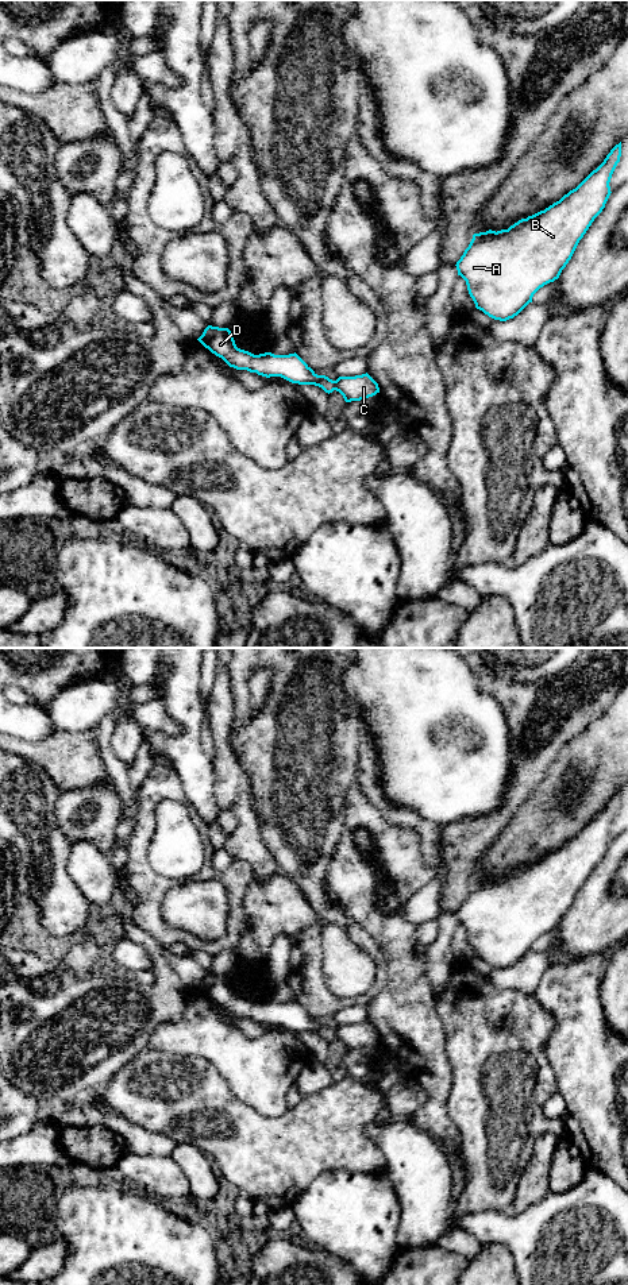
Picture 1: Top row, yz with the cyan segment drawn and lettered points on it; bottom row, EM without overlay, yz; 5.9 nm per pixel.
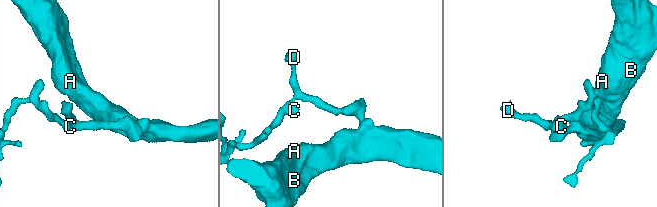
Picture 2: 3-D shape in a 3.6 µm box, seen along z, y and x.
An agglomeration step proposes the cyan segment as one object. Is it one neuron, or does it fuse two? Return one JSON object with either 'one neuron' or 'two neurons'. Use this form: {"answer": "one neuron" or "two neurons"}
{"answer": "one neuron"}

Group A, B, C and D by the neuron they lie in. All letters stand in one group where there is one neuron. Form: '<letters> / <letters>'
A B C D

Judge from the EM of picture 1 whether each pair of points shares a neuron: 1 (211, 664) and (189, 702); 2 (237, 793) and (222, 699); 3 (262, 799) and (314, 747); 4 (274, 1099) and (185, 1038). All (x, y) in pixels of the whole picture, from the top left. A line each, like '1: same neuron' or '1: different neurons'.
1: different neurons
2: same neuron
3: same neuron
4: same neuron

